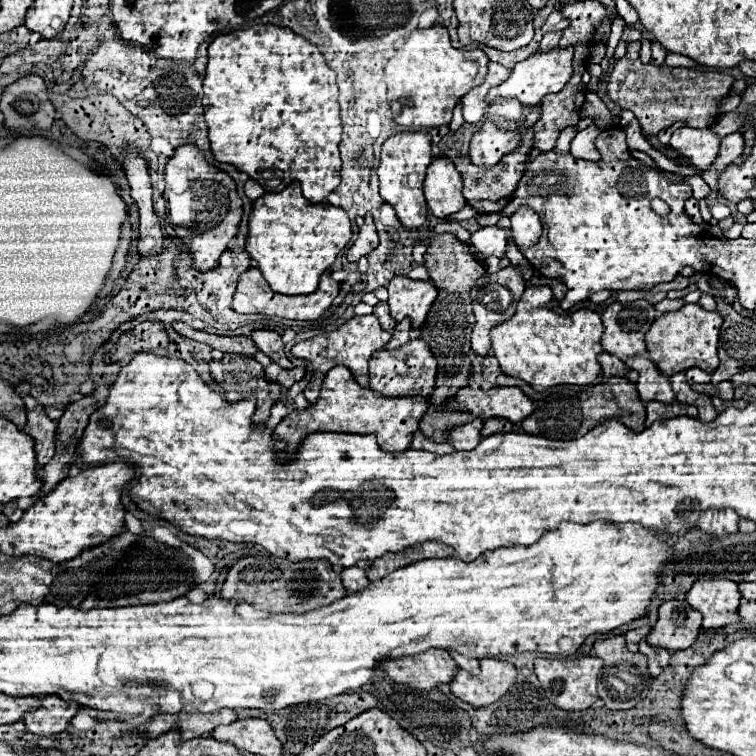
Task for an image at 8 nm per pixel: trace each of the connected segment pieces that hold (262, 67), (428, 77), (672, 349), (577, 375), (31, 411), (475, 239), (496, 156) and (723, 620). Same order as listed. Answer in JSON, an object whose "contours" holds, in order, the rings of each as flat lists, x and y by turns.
{"contours":[[[253,25,247,29,237,29,227,35,217,35,211,45,209,45,209,63,207,63,207,73,203,81,203,107,205,107,205,121,209,127,209,141,211,141,211,151,217,161,221,163,231,163,239,171,245,171,251,179,255,179,259,185,263,185,265,191,281,191,287,183,299,181,303,185,303,195,311,203,321,203,325,197,337,189,341,183,341,159,339,159,339,141,341,141,341,117,339,117,339,91,335,83,335,71,329,69,325,57,319,53,317,45,307,41,305,37,293,33,291,29,277,27,277,25]],[[443,25,415,29,405,45,383,67,393,119,405,127,439,127,449,123,457,99,483,83,487,63,489,59,483,49,455,49,449,31]],[[687,303,677,311,663,313,653,321,651,329,645,335,649,359,667,377,671,377,677,371,685,371,689,367,701,367,713,373,719,365,717,341,719,341,721,325,723,325,723,317,717,311,703,309,699,303]],[[547,285,527,287,515,315,491,329,493,355,505,375,519,377,535,391,553,385,593,385,601,381,601,365,597,355,603,351,601,335,605,331,597,311,579,309,573,313,557,313,549,307,553,291]],[[25,395,23,399,25,399,25,407,27,407,27,425,23,431,35,439,37,463,45,465,55,453,57,423,47,417,45,407,39,405,39,401,35,397]],[[481,227,475,233,471,233,471,245,483,253,485,257,503,257,505,255,505,243,507,243,507,231,497,227]],[[487,119,471,141,471,161,483,167,487,167,487,163,497,163,505,153,510,152,510,141,517,141,520,134,518,130,499,129]],[[709,579,695,581,687,593,687,603,703,615,705,629,719,629,729,623,737,623,737,607,741,593,735,581]]]}

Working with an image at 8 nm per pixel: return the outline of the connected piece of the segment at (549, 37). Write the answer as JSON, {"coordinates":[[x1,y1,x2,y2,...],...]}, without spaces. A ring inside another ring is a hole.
{"coordinates":[[557,31,557,33,545,33,543,39,541,39,541,45,539,45,539,51,547,53,547,51,555,49,559,45,559,39,561,39,561,31]]}

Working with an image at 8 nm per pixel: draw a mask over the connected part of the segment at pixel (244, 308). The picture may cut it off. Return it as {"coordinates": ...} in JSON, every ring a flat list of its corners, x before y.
{"coordinates":[[251,267,239,277,239,285,237,285,235,299,233,299,233,309,237,313,263,313,263,315,277,315,277,317,299,319,299,321,315,321,331,307,333,299,339,295,339,289,341,289,341,285,329,273,323,273,317,291,313,291,309,295,301,295,301,297,279,295,279,293,271,291,271,287,267,285,267,281,259,273,259,269]]}

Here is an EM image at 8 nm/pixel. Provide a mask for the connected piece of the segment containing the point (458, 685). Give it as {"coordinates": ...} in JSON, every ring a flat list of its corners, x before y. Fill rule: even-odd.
{"coordinates":[[483,659,481,675,471,677,467,671,459,671,451,683,453,695,473,707,487,707,499,701,515,683,515,665,499,659]]}

